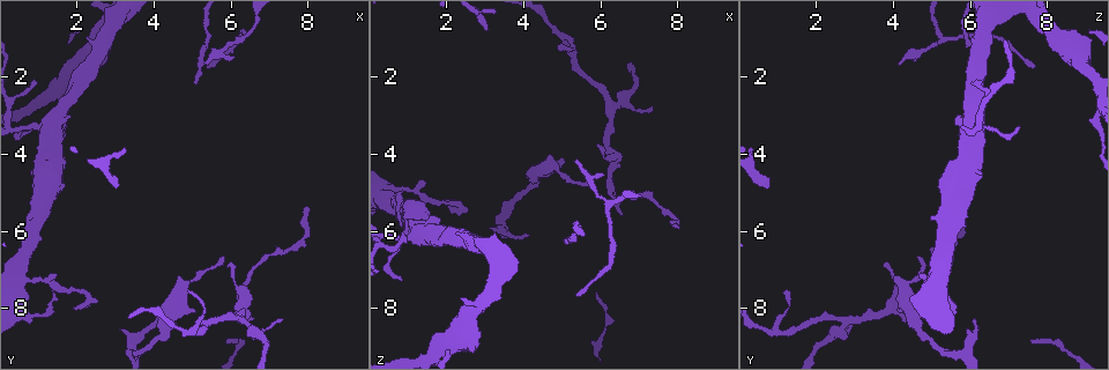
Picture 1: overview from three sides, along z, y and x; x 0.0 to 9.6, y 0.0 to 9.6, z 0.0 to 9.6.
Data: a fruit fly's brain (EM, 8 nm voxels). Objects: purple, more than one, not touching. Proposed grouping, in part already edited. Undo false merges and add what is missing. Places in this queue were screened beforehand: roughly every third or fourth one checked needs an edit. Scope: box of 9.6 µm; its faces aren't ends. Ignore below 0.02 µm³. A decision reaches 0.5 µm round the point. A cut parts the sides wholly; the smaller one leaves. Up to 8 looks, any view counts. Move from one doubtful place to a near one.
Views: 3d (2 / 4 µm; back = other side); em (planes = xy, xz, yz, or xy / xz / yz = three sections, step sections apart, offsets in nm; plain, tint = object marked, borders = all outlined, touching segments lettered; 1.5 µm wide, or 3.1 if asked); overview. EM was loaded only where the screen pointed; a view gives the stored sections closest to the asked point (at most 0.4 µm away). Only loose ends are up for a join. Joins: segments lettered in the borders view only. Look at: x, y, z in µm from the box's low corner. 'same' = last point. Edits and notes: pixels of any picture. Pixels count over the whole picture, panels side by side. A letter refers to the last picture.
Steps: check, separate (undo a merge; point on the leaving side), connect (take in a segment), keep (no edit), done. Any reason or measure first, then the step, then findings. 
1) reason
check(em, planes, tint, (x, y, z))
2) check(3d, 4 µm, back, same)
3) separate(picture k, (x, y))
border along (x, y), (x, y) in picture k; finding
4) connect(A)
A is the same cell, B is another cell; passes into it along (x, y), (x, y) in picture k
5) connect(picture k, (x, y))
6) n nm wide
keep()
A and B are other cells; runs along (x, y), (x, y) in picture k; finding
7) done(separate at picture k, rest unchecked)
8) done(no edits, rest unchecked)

check(em, planes, plain, (4.65, 7.20, 4.00))

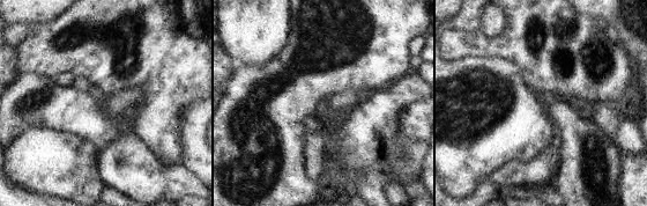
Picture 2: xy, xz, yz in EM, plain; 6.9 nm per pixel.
check(em, planes, tint, same)

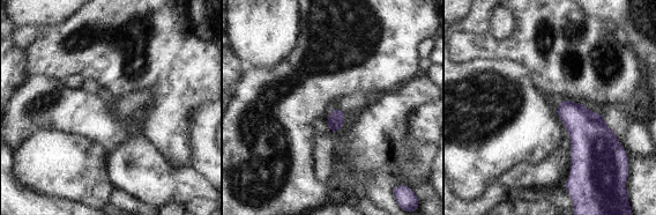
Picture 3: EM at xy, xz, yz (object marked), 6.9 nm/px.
check(em, planes, borders, same)

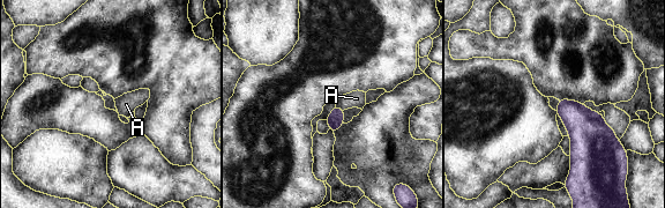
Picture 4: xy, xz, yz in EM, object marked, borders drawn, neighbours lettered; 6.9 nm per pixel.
connect(A)
A is the same cell; passes into it along (335, 120), (338, 108), (357, 98) in picture 4; the neuron continues

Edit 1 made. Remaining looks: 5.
sudden change in width
check(em, yz, step 8, tint, (0.65, 8.15, 5.20))

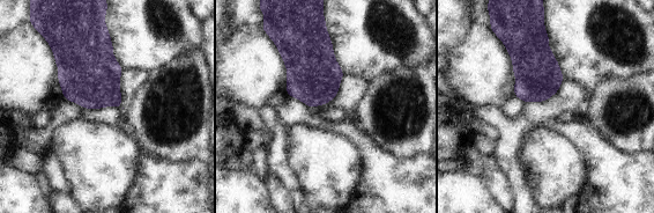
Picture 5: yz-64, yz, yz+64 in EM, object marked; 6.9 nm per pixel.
another direction
check(em, planes, borders, same)

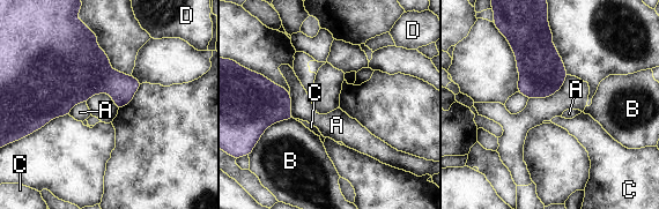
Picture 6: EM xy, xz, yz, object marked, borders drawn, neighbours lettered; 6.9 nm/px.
keep()
A, B, C and D are other cells; border along (289, 94), (290, 112), (295, 118) in picture 6; one neuron here

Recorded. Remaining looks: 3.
tapers out
check(3d, 4 µm, (0.95, 2.10, 6.10))

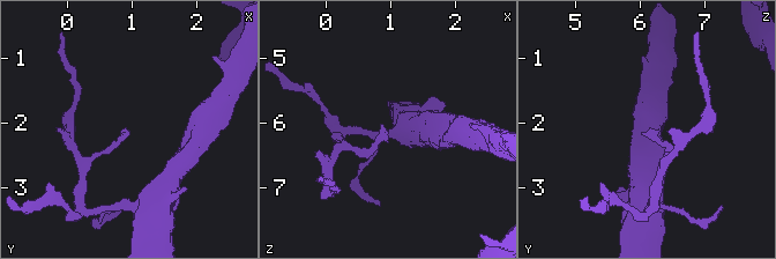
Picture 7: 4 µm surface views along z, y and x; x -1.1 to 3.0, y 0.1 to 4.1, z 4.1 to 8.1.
check(em, xy, step 4, tint, (0.90, 2.10, 6.00))

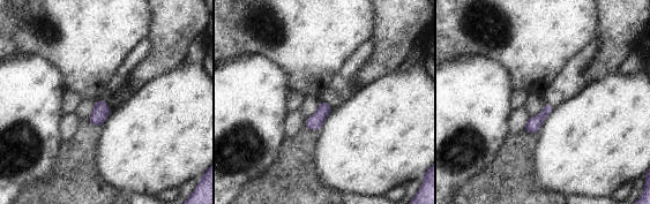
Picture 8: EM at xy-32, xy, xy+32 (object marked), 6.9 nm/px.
check(em, xy, step 4, borders, same)

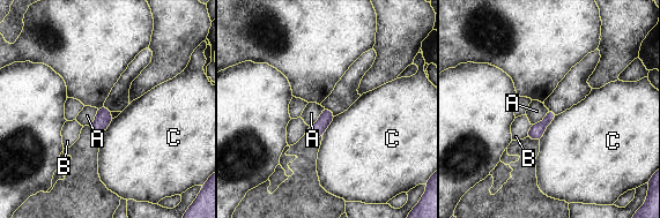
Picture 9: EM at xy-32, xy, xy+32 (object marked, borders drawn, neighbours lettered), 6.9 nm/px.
keep()
A, B and C are other cells; border along (324, 107), (320, 115), (309, 126) in picture 9; none of them fits

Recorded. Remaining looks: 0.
done(connect at picture 4, rest unchecked)

